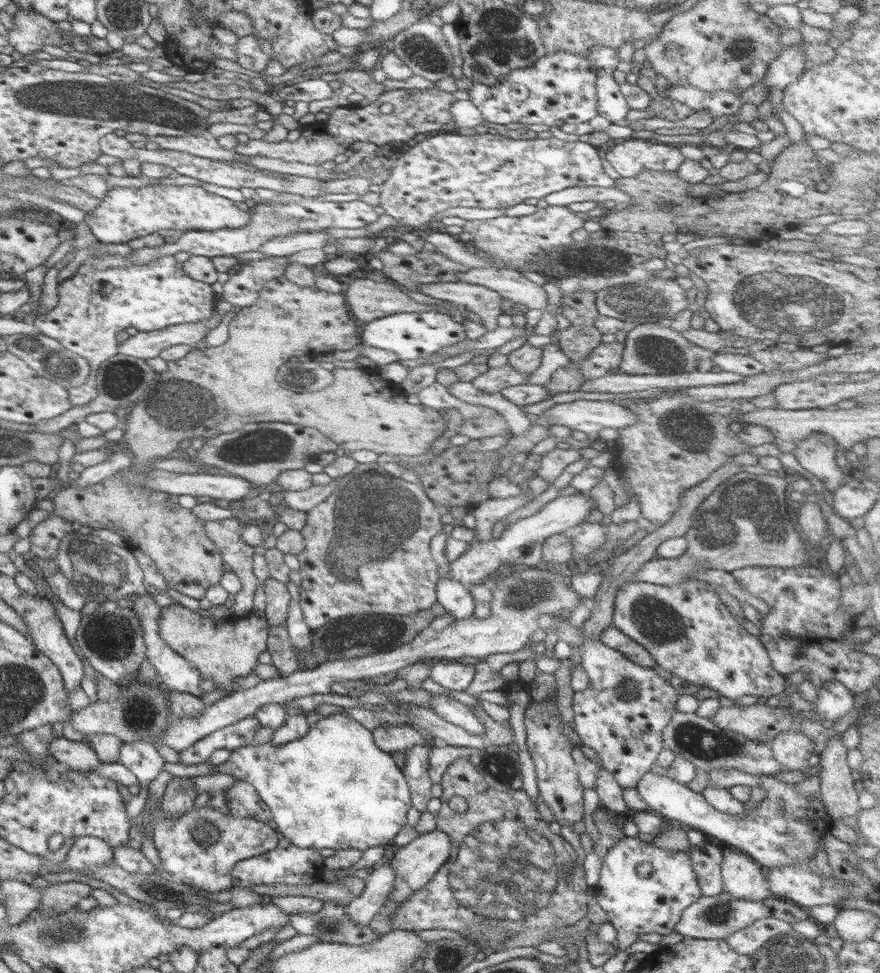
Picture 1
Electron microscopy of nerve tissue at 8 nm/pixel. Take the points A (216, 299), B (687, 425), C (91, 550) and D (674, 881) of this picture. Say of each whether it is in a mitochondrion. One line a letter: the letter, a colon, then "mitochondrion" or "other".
A: other
B: mitochondrion
C: mitochondrion
D: mitochondrion

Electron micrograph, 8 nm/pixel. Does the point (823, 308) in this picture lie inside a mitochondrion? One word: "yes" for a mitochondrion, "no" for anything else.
yes

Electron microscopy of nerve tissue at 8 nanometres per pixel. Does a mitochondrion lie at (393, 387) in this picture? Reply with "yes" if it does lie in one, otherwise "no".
no

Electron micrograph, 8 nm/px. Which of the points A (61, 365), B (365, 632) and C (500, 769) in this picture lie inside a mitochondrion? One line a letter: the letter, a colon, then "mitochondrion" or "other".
A: mitochondrion
B: mitochondrion
C: mitochondrion

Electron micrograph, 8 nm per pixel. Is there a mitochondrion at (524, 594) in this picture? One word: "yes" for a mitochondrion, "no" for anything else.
yes

